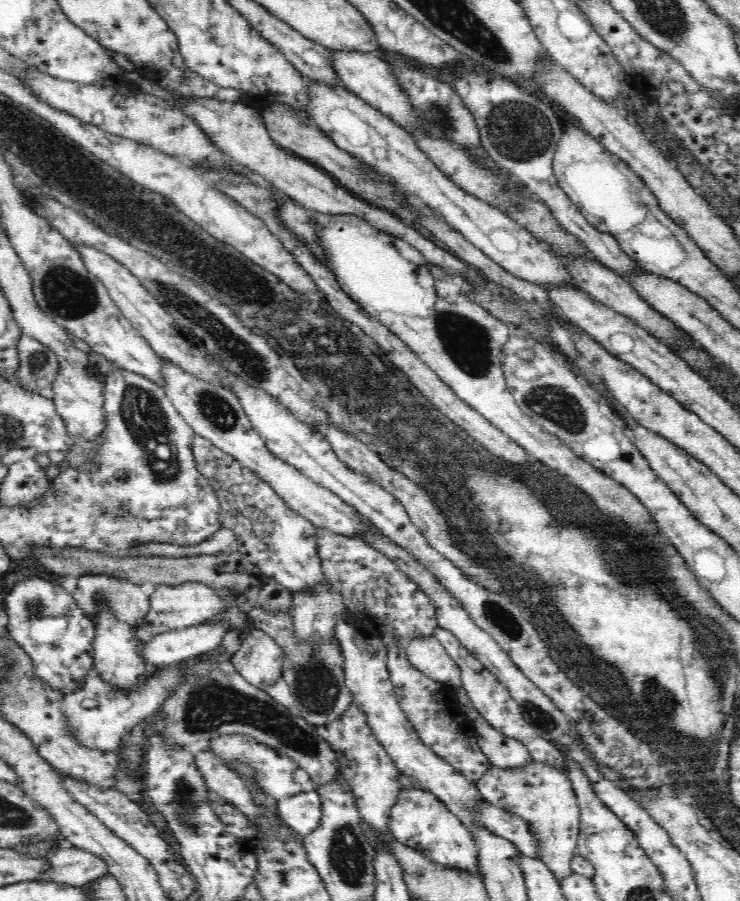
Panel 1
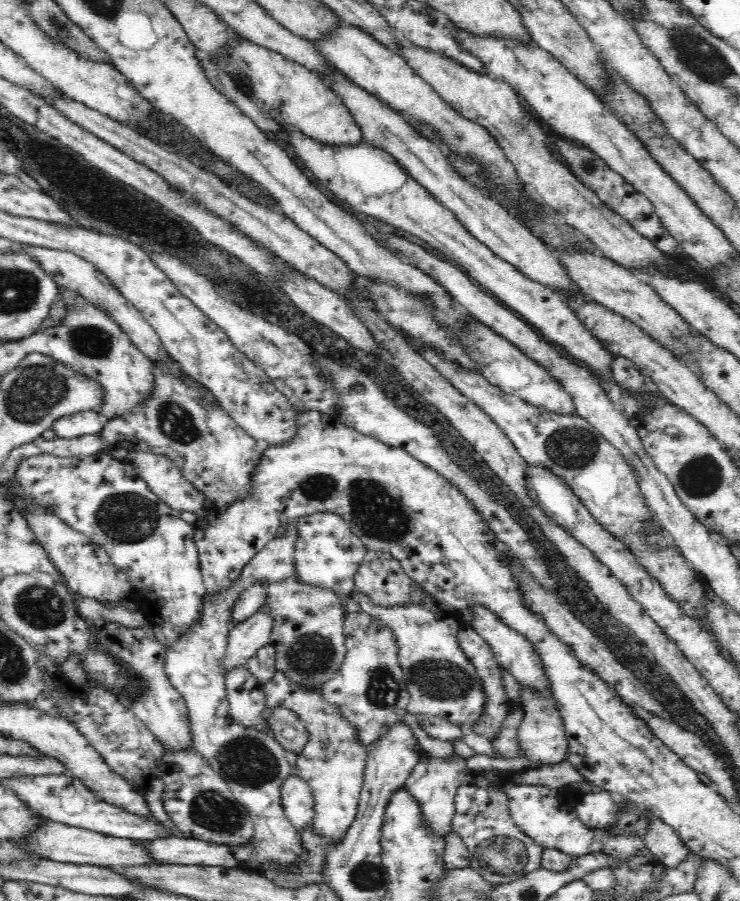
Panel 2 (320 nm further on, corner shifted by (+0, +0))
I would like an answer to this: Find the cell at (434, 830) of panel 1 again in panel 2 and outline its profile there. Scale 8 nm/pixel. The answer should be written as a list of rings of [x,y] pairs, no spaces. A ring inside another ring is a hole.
[[[455,752],[449,758],[433,758],[428,755],[427,760],[421,760],[406,780],[406,789],[420,803],[421,809],[424,810],[424,821],[434,834],[445,837],[450,833],[455,816],[456,794],[470,771],[467,759]]]

